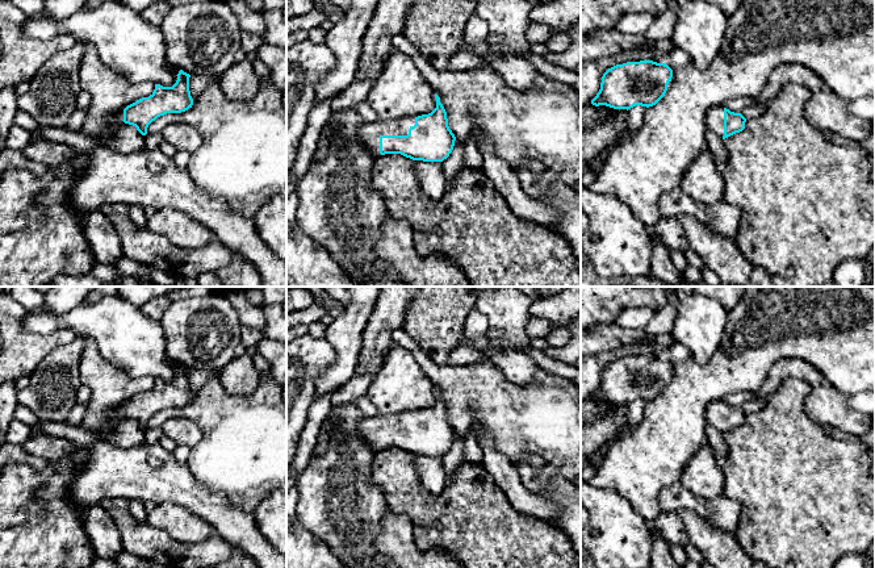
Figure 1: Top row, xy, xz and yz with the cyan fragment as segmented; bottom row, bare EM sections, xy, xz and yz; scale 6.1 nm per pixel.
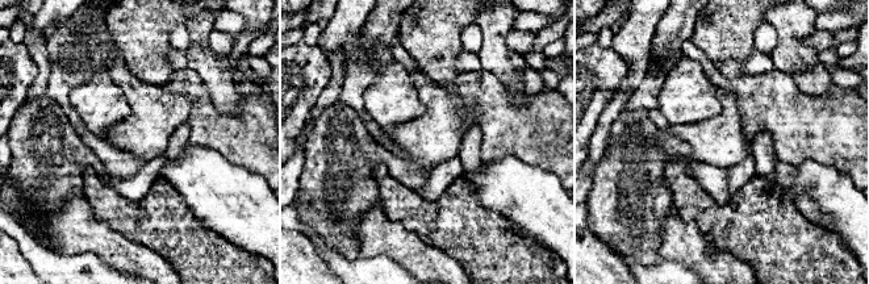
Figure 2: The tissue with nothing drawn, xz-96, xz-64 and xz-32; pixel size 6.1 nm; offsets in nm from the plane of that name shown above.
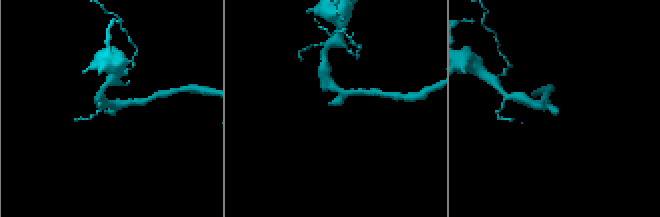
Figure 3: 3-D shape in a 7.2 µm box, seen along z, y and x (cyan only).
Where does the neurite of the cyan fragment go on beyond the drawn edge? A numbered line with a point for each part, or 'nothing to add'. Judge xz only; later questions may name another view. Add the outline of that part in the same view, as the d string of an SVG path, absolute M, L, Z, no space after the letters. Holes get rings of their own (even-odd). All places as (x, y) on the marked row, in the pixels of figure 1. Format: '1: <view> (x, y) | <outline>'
1: xz (369, 134) | M401 118L397 121L377 121L367 122L359 131L357 139L364 147L374 156L380 154L380 137L381 135L407 135L409 129L415 125L414 118Z

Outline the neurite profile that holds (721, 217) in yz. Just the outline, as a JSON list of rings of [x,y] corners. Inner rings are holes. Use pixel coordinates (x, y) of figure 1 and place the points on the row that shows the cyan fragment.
[[[681,187],[662,195],[660,200],[661,217],[679,220],[681,216],[690,216],[719,235],[734,242],[740,227],[740,209],[720,200],[716,204],[703,204],[688,197]]]

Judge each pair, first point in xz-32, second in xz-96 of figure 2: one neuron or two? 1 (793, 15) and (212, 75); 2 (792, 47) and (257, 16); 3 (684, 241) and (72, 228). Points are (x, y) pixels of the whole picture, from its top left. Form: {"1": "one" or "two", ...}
{"1": "one", "2": "two", "3": "one"}

